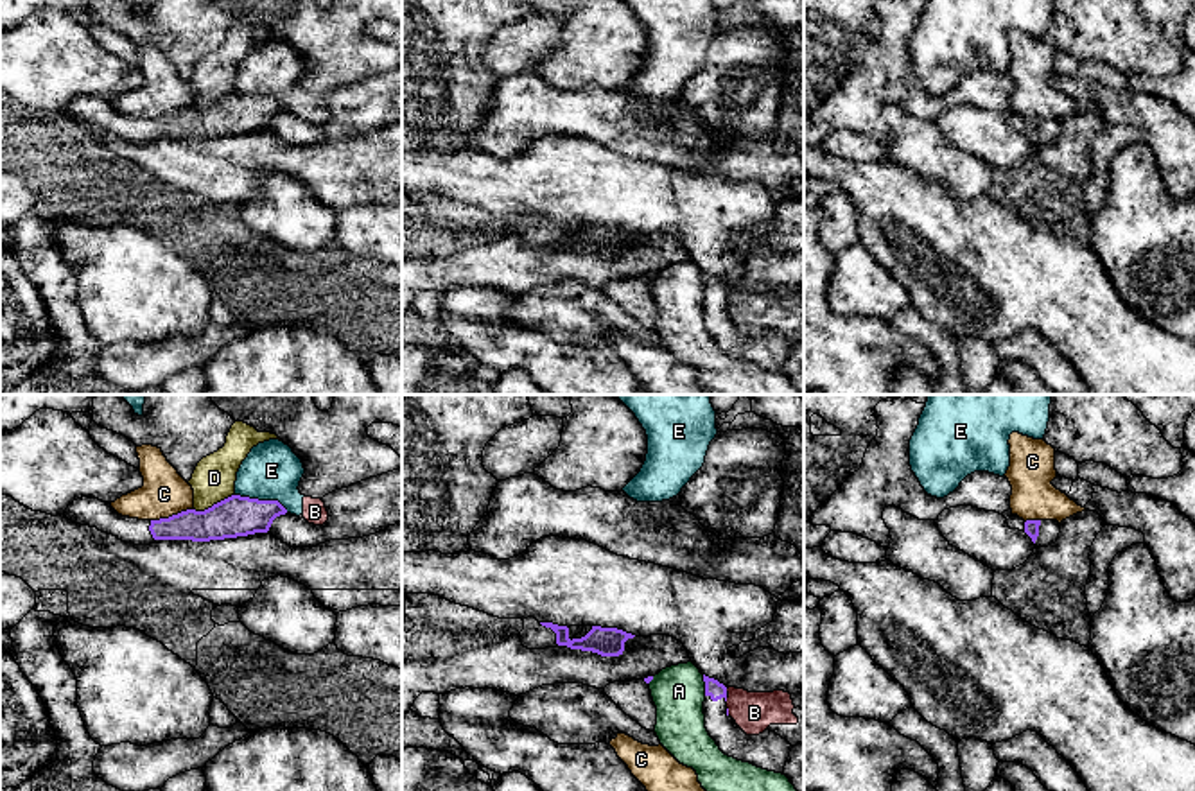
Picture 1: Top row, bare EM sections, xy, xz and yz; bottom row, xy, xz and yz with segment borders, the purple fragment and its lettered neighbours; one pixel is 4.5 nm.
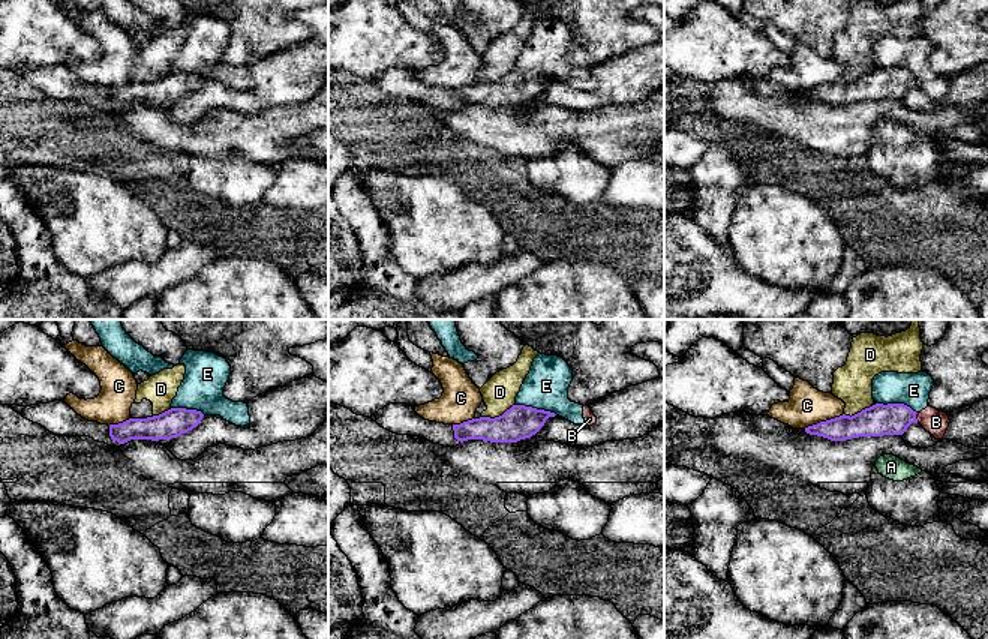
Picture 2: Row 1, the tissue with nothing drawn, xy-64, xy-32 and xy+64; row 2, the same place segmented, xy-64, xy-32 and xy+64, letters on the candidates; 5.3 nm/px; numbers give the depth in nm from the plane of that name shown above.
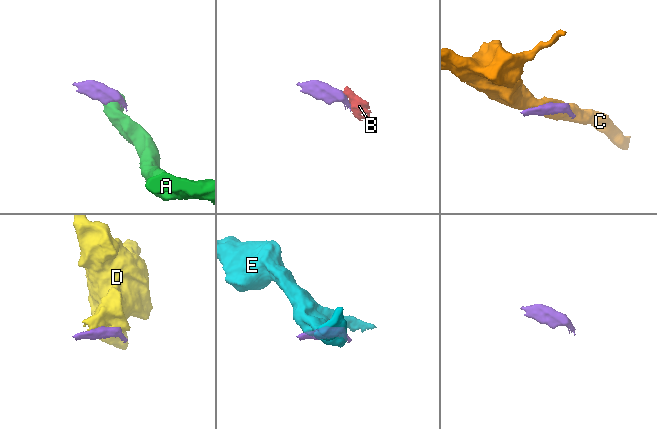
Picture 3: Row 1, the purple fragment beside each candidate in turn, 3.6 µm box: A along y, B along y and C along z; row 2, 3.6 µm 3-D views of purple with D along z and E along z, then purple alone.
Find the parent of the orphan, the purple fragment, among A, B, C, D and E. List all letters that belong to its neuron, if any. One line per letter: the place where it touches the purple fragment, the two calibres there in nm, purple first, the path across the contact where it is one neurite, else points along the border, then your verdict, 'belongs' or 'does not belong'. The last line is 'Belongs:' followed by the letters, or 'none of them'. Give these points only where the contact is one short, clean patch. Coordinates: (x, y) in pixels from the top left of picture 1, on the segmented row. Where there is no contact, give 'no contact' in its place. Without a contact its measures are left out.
A: xz (706, 686) | 80/240 nm | along xz (702, 675), (706, 695) | does not belong
B: xz (727, 711) | 20/180 nm | along xz (727, 707), (729, 714) | does not belong
C: xy (173, 515) | 180/200 nm | along xy (191, 508), (151, 521) | does not belong
D: xy (214, 504) | 180/190 nm | along xy (234, 494), (203, 510), (192, 510) | does not belong
E: xy (262, 501) | 180/260 nm | does not belong
Belongs: none of them

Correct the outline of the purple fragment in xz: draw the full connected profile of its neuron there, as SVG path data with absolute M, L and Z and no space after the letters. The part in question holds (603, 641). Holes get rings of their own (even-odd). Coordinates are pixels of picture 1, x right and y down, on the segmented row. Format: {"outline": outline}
{"outline": "M535 617L524 619L520 642L528 649L545 649L567 646L571 649L592 651L601 656L619 656L624 651L624 642L635 635L617 628L592 626L581 639L569 639L569 628L553 622L538 622Z"}

